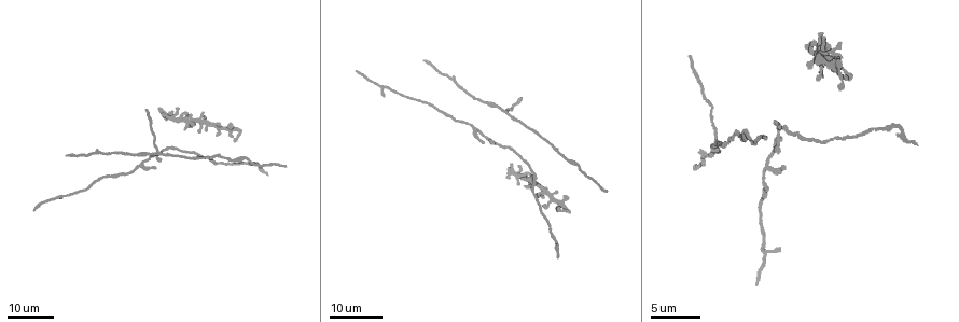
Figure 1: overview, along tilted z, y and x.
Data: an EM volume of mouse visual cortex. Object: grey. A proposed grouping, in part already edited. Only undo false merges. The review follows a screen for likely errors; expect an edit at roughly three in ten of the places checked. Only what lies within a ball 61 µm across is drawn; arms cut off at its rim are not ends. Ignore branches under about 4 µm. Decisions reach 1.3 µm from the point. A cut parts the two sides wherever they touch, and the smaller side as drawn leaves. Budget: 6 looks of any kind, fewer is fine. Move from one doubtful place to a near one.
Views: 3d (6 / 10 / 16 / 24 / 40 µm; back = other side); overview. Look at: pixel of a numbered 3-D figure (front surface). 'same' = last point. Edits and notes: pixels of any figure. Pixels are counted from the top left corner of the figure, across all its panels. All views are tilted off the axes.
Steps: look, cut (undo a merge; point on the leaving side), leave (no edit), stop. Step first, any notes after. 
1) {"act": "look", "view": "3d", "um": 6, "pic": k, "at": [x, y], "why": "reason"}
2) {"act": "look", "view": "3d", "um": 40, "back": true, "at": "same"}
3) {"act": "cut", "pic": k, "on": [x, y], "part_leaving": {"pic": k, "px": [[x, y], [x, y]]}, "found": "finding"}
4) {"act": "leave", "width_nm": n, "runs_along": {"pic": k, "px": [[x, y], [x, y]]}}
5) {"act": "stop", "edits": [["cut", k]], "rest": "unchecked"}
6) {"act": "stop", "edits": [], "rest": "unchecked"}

{"act": "look", "view": "3d", "um": 24, "pic": 1, "at": [214, 164], "why": "thick turns thin"}

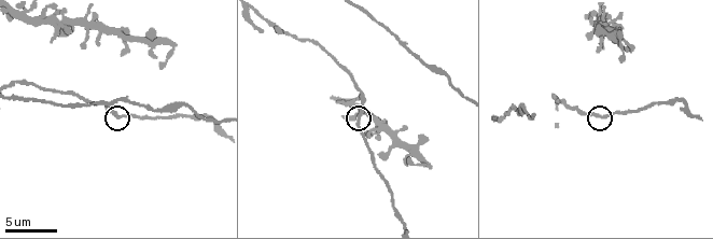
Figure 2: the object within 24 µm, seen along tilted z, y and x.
{"act": "look", "view": "3d", "um": 6, "pic": 2, "at": [359, 115]}

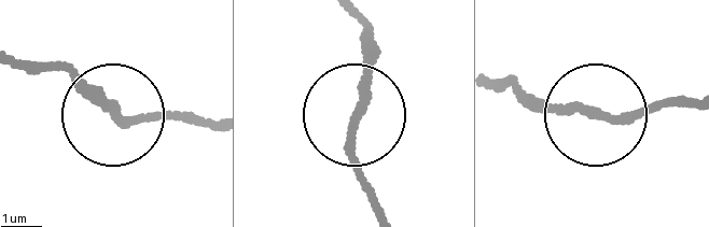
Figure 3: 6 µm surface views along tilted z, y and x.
{"act": "look", "view": "3d", "um": 6, "back": true, "pic": 3, "at": [598, 112]}

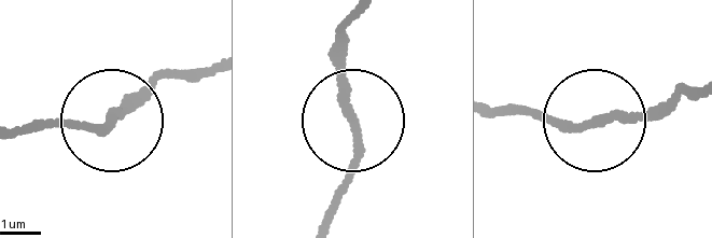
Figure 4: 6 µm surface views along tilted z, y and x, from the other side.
{"act": "leave", "runs_along": {"pic": 4, "px": [[352, 24], [343, 61], [357, 154], [335, 214]]}, "found": "one cell here"}

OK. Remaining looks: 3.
{"act": "look", "view": "3d", "um": 16, "pic": 1, "at": [765, 168], "why": "arms part here"}

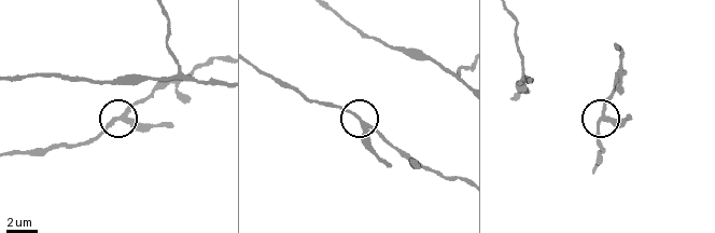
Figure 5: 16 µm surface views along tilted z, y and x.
{"act": "look", "view": "3d", "um": 10, "pic": 5, "at": [113, 120], "why": "zoom in"}

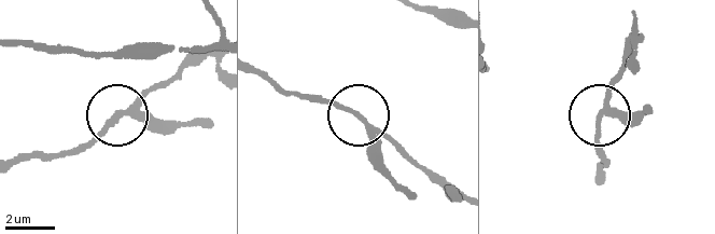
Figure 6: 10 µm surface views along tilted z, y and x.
{"act": "leave", "side_arm_um": 28, "runs_along": {"pic": 6, "px": [[635, 24], [601, 119], [602, 156]]}, "found": "all the same cell"}

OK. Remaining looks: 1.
{"act": "stop", "edits": [], "rest": "unchecked"}

